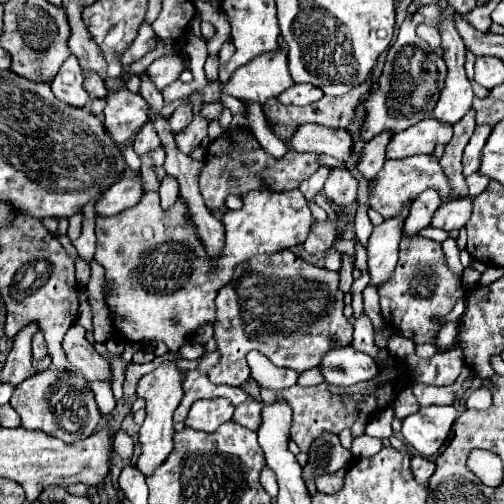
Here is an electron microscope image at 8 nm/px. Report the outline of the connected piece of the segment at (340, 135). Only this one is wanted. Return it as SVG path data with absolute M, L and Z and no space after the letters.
M303 125L291 139L295 151L309 151L319 155L331 155L339 161L353 153L353 137L343 129L329 129L323 125Z

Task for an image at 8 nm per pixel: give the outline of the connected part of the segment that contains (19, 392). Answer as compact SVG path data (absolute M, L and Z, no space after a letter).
M49 367L15 387L11 397L11 407L19 413L21 425L25 429L41 429L43 433L57 437L65 443L79 441L81 437L89 437L101 421L101 411L95 403L95 395L89 389L85 377L77 371Z

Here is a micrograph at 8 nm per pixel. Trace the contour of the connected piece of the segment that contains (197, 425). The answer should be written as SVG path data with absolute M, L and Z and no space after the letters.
M199 399L193 403L185 425L197 431L213 433L219 425L233 417L233 403L229 399Z

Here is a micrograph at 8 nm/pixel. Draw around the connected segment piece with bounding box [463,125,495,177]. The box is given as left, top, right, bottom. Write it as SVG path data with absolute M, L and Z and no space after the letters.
M477 125L475 127L475 133L473 133L471 141L467 143L467 147L463 151L463 173L465 173L465 177L479 171L479 167L481 167L481 151L483 151L493 127L495 125Z

